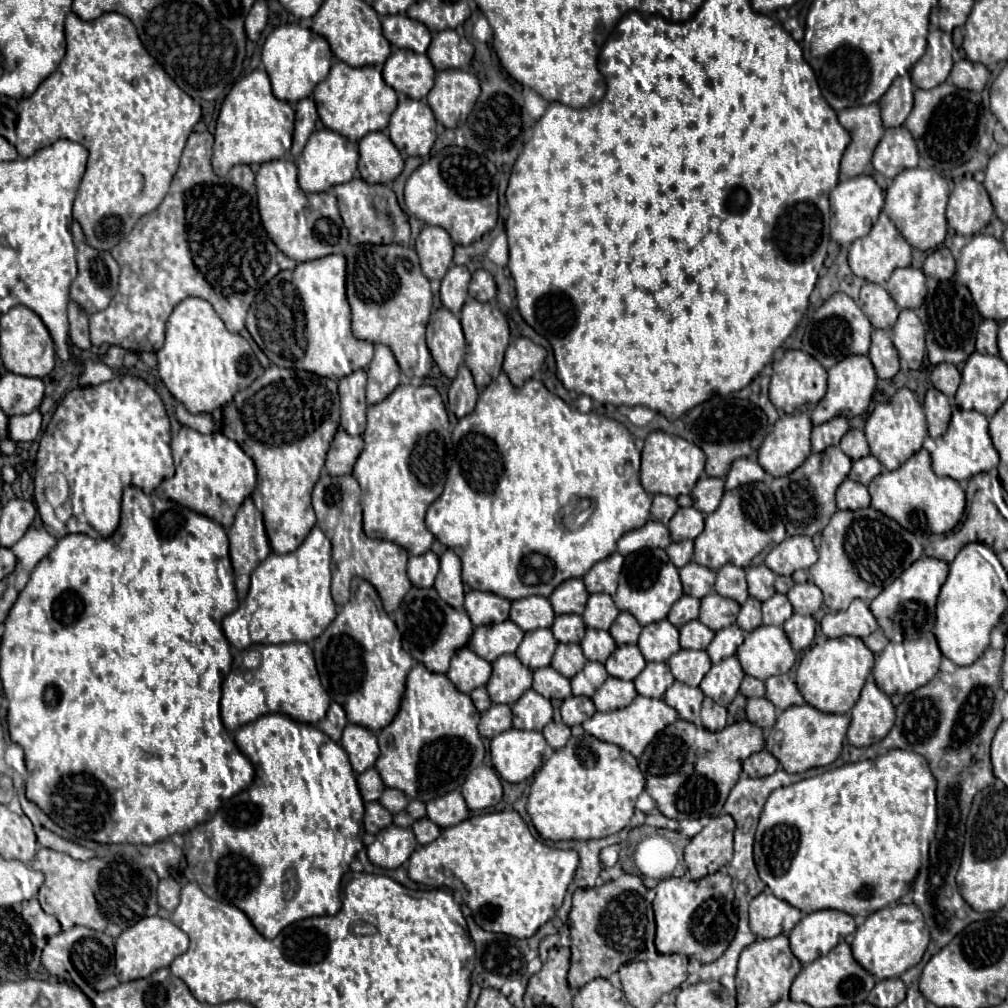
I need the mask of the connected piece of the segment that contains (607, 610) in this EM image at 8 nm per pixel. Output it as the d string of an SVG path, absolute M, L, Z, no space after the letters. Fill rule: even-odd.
M591 594L585 606L585 612L583 612L583 622L587 628L609 630L617 614L619 610L609 594Z

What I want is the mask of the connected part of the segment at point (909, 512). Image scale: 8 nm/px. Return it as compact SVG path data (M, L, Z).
M925 448L915 452L901 468L889 472L883 470L879 478L869 484L871 506L895 522L899 522L905 530L925 538L931 534L943 534L953 530L965 510L965 492L953 478L941 478L931 470L931 456Z

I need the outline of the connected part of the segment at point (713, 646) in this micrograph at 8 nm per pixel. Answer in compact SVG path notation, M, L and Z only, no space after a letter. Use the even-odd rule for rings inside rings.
M731 624L731 626L715 632L713 642L707 646L707 654L709 654L711 662L721 662L723 658L733 656L741 642L743 642L743 630L737 624Z

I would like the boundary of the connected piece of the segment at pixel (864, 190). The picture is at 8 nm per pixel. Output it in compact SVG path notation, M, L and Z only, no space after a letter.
M857 176L839 182L831 190L829 202L831 202L831 240L835 240L837 244L851 244L857 238L867 236L871 226L877 222L879 212L883 208L883 190L871 176Z

